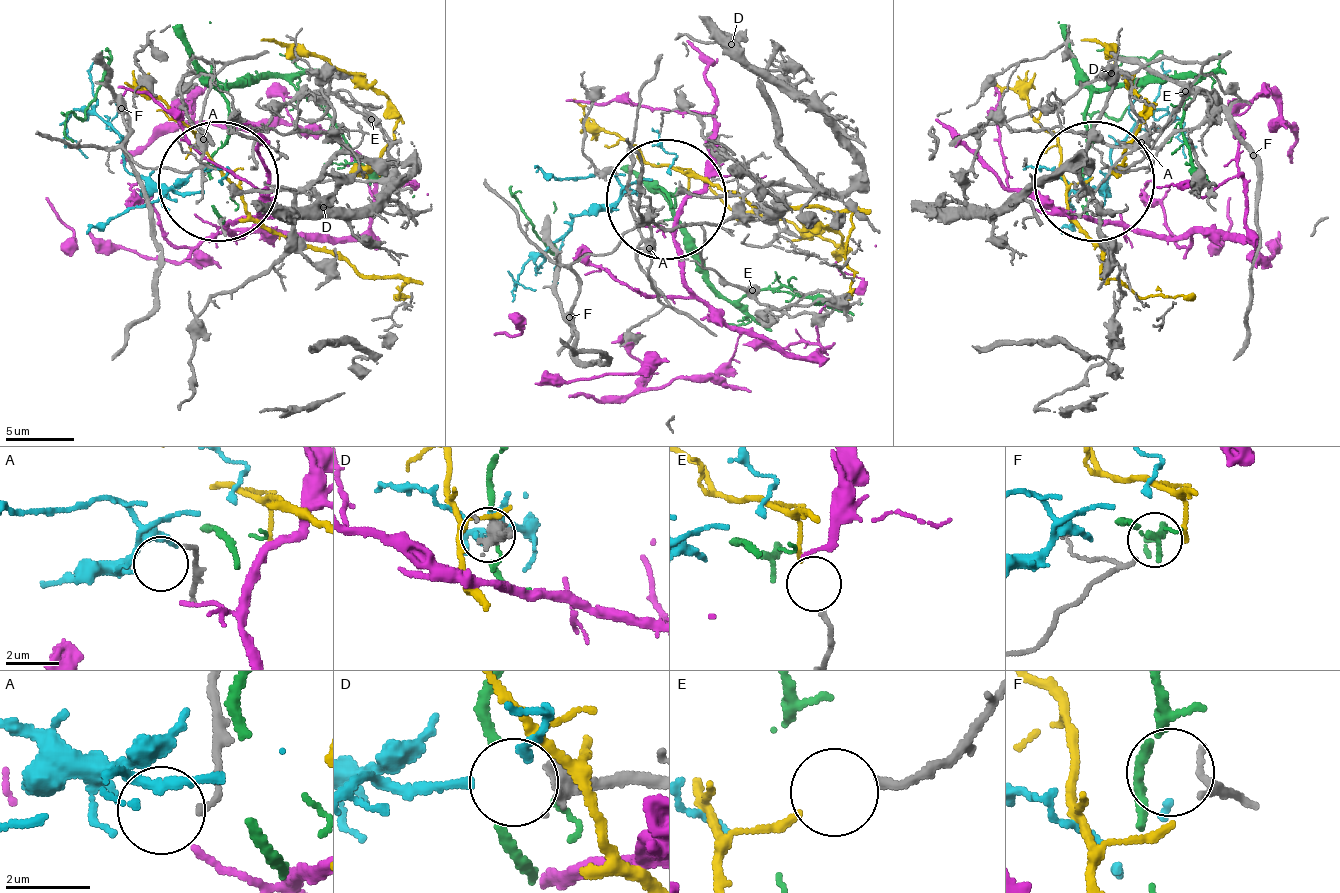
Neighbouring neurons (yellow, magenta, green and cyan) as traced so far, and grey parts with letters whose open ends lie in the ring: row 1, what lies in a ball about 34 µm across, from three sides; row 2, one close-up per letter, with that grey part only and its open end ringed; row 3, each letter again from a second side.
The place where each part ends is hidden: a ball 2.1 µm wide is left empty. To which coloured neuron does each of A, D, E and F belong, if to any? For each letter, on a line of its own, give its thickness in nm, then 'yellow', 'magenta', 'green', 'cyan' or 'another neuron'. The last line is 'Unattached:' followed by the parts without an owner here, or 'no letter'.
A: calibre 160 nm; another neuron
D: calibre 180 nm; cyan
E: calibre 200 nm; yellow
F: calibre 140 nm; another neuron
Unattached: A, F

